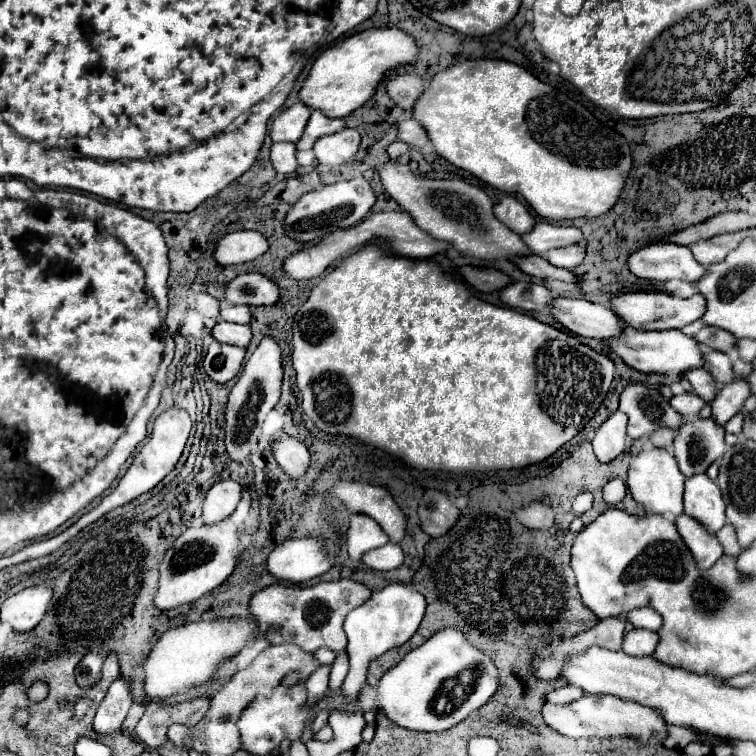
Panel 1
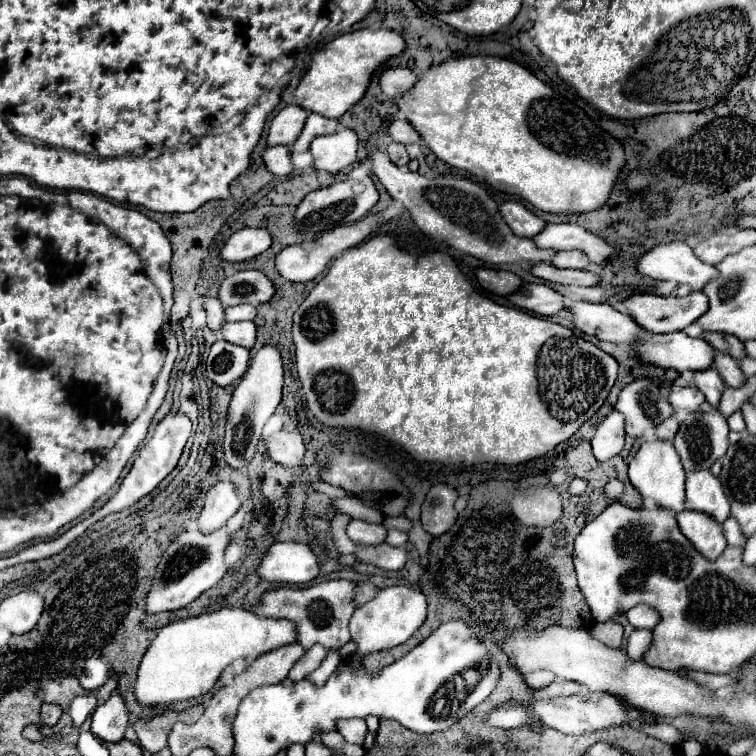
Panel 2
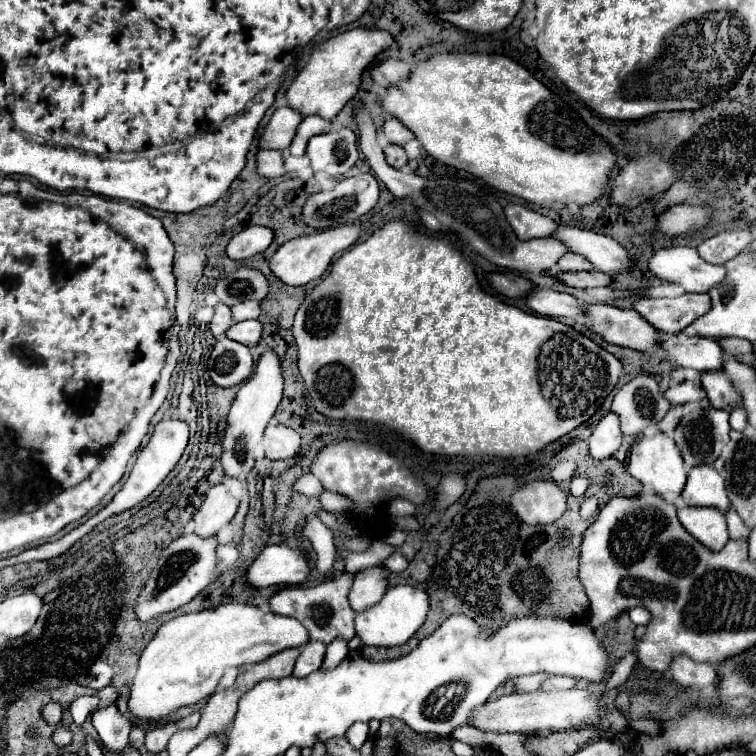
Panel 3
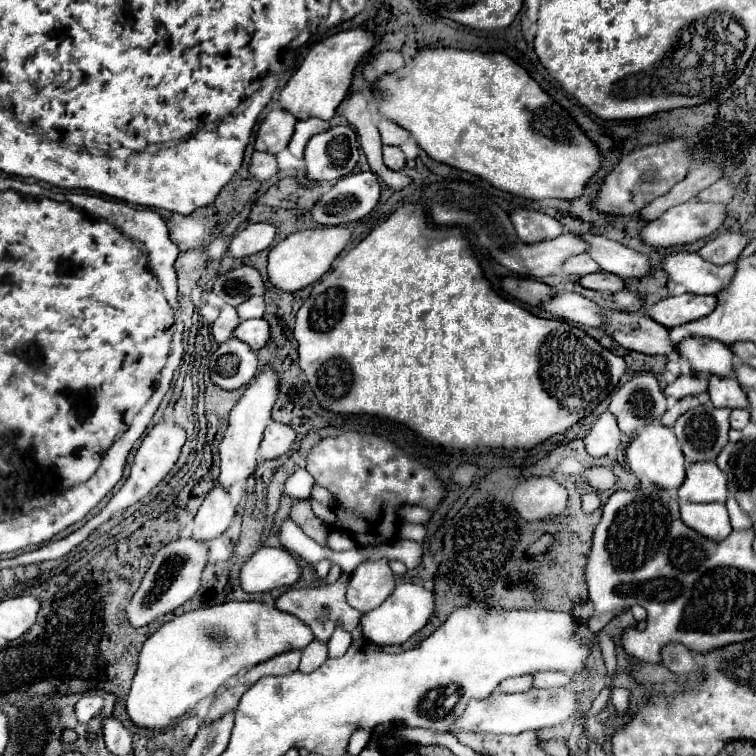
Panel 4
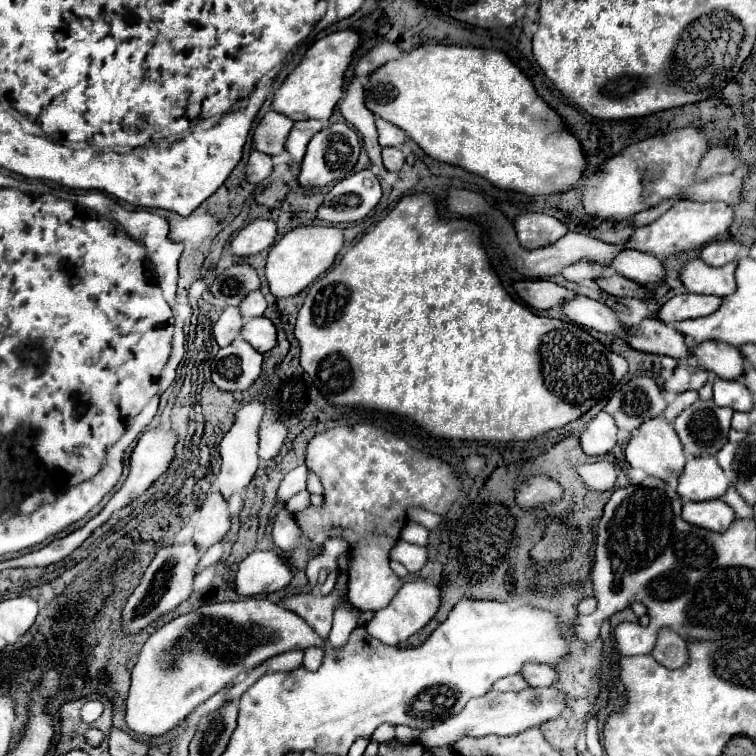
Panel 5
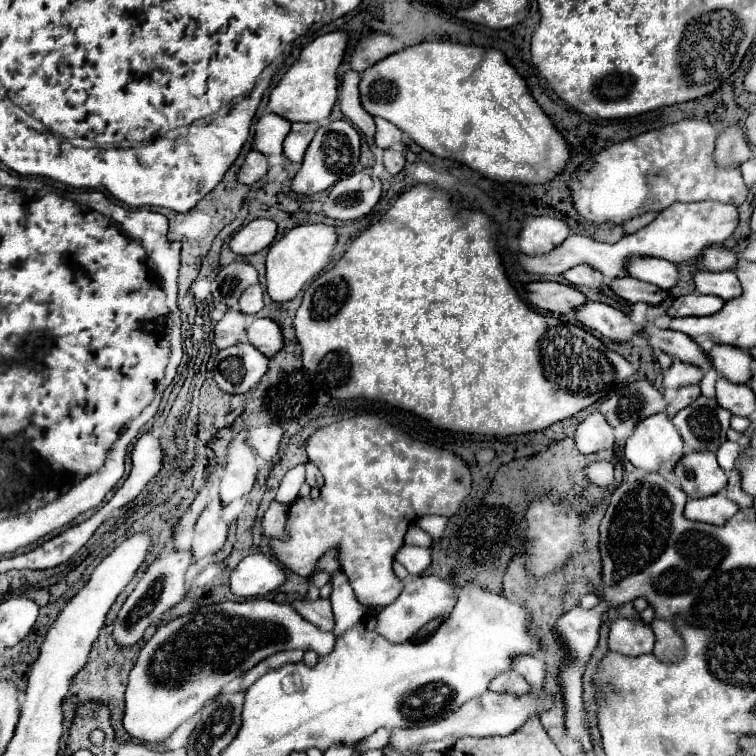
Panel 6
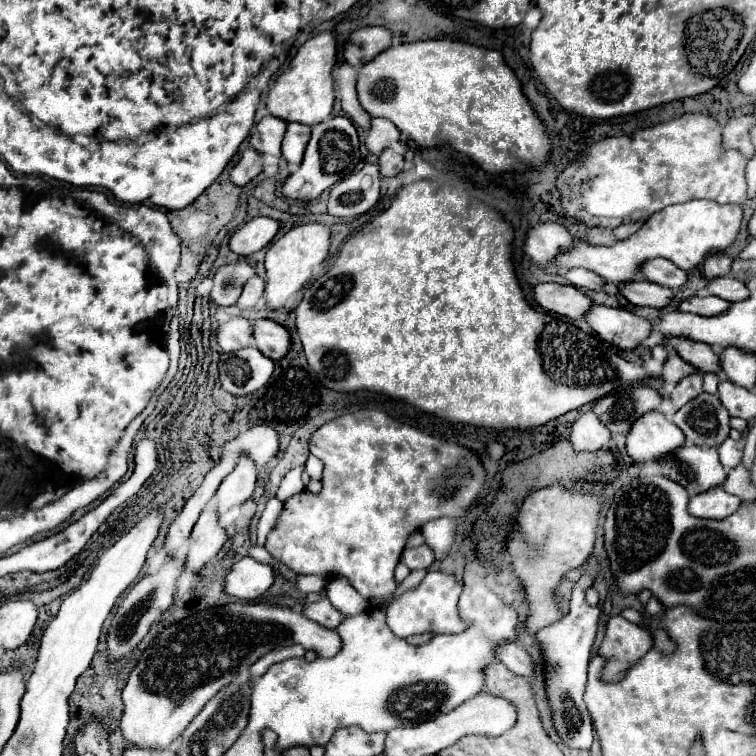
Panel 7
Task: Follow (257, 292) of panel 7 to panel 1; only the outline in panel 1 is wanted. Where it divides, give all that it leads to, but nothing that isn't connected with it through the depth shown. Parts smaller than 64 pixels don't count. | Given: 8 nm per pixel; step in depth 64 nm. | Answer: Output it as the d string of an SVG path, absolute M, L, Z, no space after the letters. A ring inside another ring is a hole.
M224 306L220 310L222 320L226 322L236 322L236 324L248 324L252 320L250 306Z

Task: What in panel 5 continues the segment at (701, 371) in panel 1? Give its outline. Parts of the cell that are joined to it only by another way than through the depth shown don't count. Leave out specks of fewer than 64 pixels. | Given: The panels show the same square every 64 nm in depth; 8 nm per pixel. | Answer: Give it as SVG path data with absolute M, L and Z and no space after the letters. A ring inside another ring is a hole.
M714 380L714 402L718 406L728 406L734 412L750 412L754 408L752 404L752 392L740 382L740 380Z

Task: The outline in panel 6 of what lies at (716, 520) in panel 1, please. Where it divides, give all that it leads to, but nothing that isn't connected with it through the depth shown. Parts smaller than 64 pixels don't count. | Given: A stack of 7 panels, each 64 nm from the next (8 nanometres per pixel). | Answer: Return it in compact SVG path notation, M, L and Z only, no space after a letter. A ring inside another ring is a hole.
M688 452L678 460L676 468L672 470L676 478L680 478L682 490L690 498L704 498L712 496L726 488L726 474L716 462L714 452Z

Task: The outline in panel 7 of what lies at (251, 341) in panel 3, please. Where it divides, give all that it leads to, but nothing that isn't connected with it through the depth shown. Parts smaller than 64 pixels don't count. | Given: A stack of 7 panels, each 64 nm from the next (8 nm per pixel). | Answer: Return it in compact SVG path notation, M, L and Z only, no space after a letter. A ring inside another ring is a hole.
M256 320L254 324L254 340L260 352L270 356L272 360L282 360L290 348L290 332L272 320Z

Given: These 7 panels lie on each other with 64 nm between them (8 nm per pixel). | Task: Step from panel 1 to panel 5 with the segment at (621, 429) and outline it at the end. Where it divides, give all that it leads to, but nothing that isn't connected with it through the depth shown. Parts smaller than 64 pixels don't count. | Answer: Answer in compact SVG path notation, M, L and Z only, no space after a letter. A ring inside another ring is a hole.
M598 412L590 420L586 430L580 434L582 452L590 456L600 456L600 454L610 452L616 446L616 432L618 428L612 416L608 416L606 412Z

